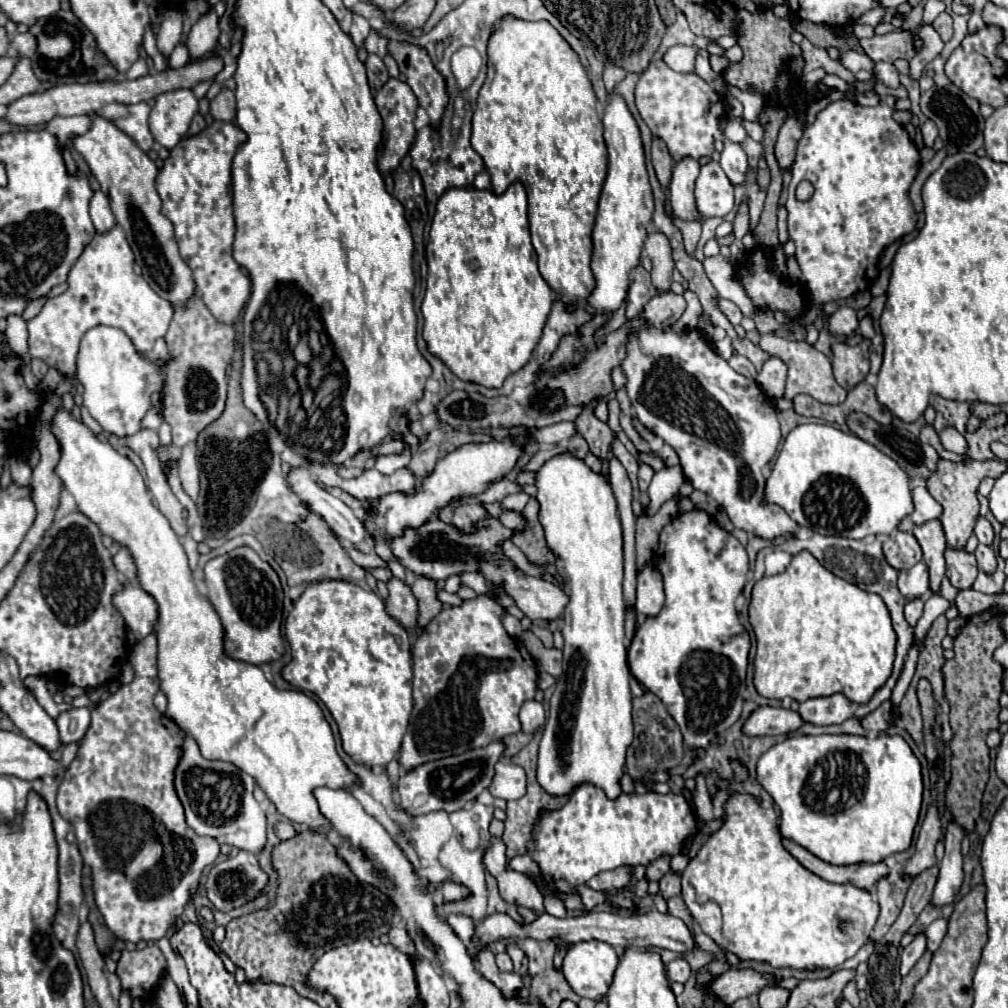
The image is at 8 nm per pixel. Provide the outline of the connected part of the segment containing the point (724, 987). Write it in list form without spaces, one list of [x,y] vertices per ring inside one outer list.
[[[728,970],[728,972],[718,976],[710,984],[708,994],[728,1006],[728,1004],[736,1002],[738,998],[744,998],[744,996],[750,996],[750,994],[758,994],[772,980],[774,980],[774,976],[758,974],[754,970],[742,970],[742,972]]]

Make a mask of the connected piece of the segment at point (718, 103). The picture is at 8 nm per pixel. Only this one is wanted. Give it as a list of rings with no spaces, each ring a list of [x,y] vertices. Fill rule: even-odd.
[[[652,60],[646,72],[640,74],[640,80],[636,84],[636,108],[642,116],[642,120],[648,124],[652,134],[656,138],[662,138],[666,146],[670,146],[670,156],[674,162],[680,162],[684,156],[690,156],[694,160],[702,156],[712,156],[716,140],[724,140],[724,130],[720,128],[720,120],[726,118],[726,98],[718,94],[708,82],[704,82],[694,72],[674,72],[664,60]]]

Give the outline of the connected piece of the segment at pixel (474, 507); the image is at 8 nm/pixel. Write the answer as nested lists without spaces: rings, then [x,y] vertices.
[[[460,504],[460,506],[454,508],[452,522],[458,528],[466,528],[466,532],[470,532],[470,524],[474,524],[474,520],[480,520],[486,514],[488,512],[480,504]]]

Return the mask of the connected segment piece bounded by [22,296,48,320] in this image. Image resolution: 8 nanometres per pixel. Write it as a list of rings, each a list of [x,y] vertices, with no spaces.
[[[42,296],[42,298],[38,298],[38,300],[32,300],[28,306],[26,306],[26,310],[24,310],[24,314],[22,314],[22,318],[24,320],[30,320],[30,318],[34,318],[40,310],[42,310],[42,306],[46,304],[46,296]]]

